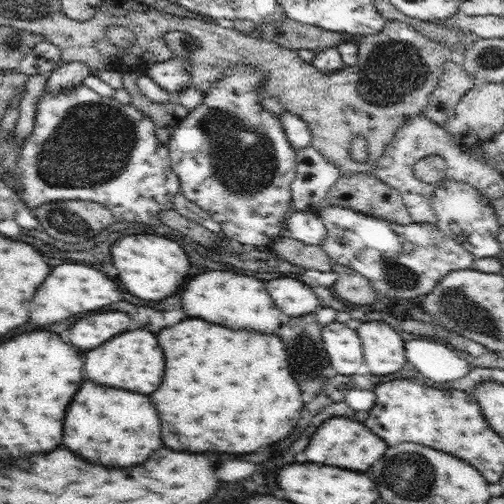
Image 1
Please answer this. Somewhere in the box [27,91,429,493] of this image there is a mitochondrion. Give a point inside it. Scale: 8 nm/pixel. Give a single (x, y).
(93, 144)

